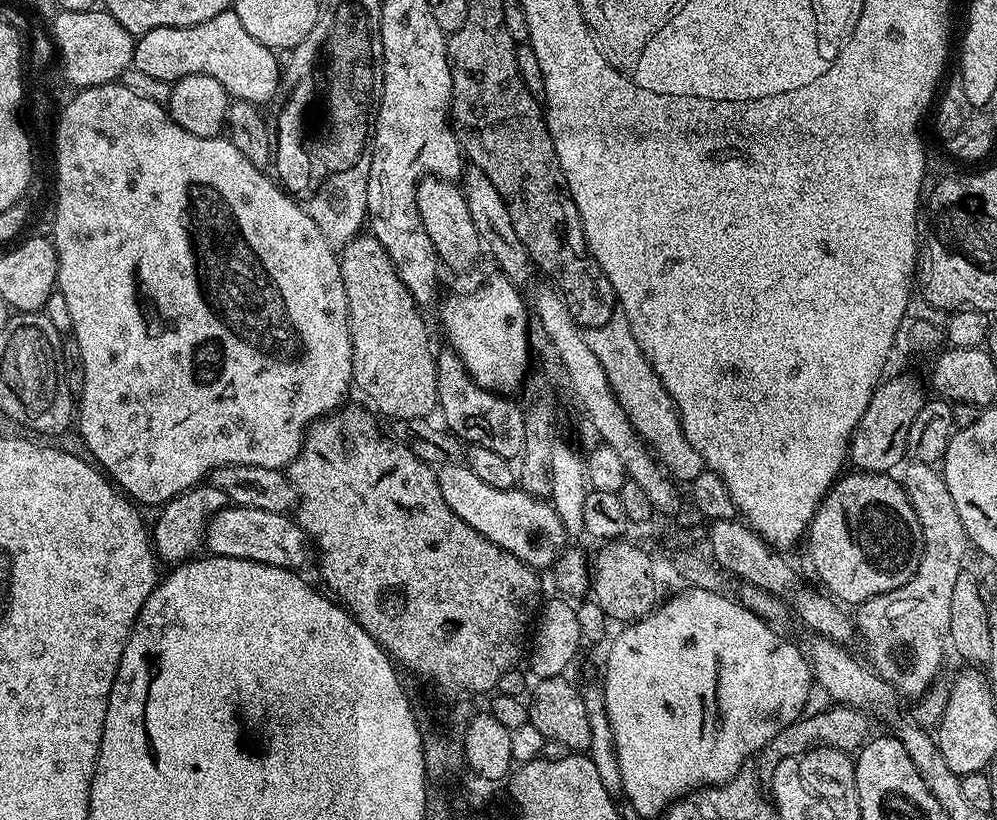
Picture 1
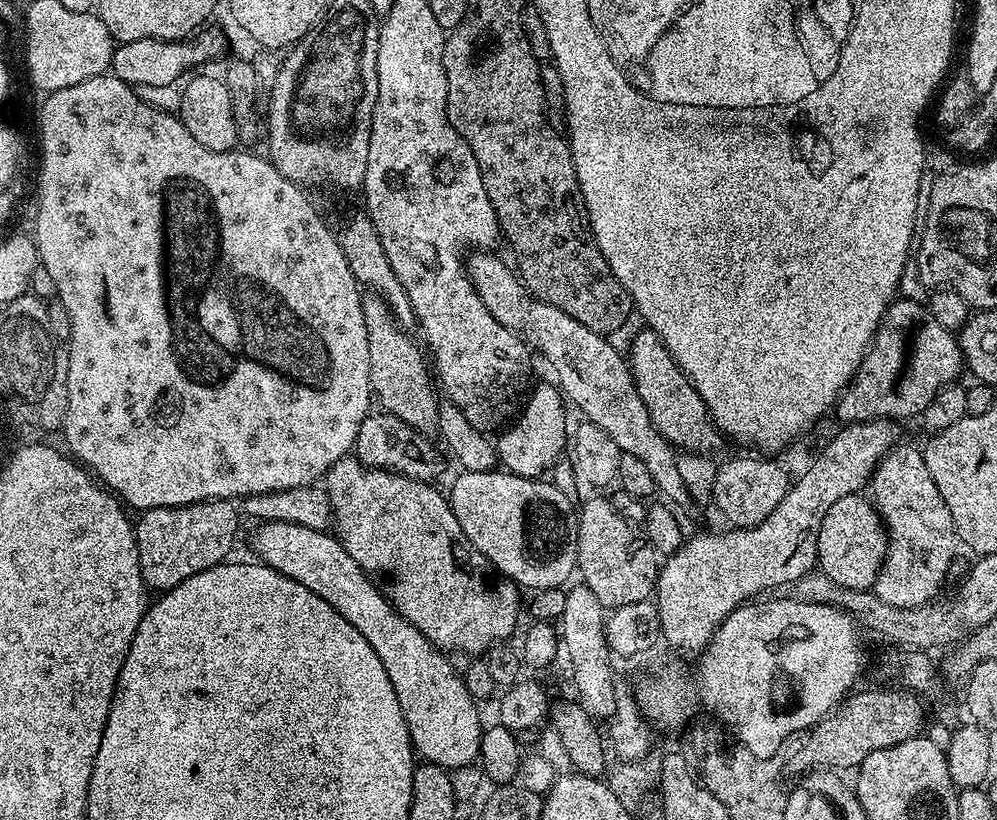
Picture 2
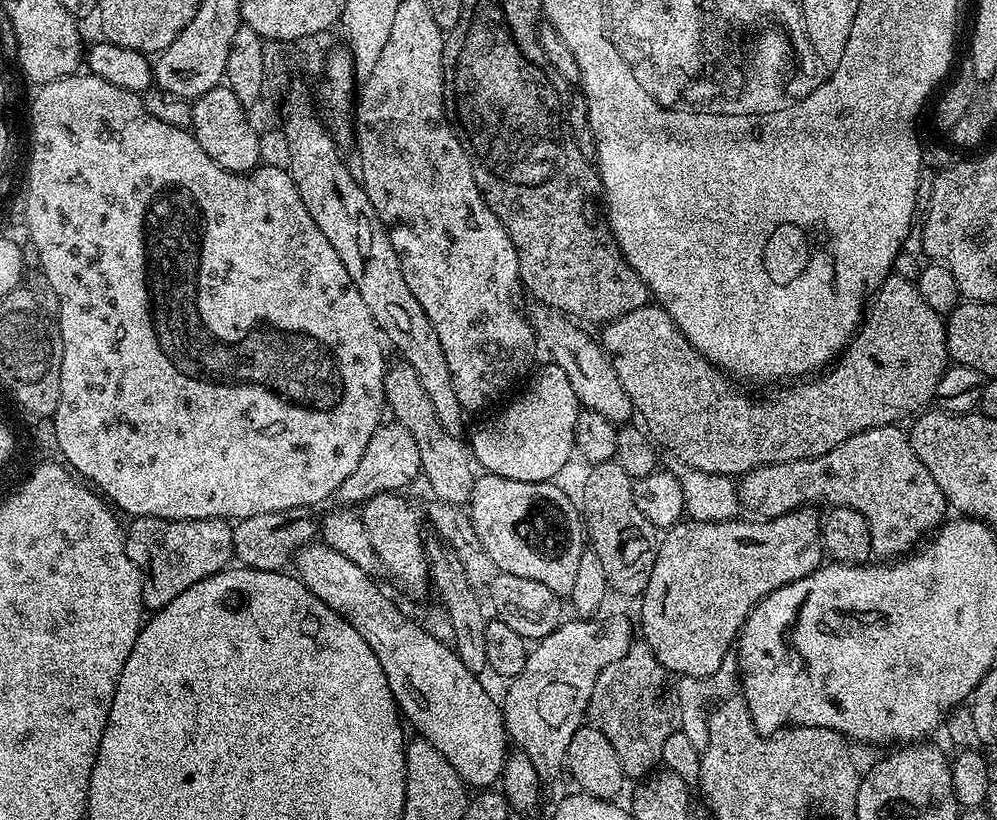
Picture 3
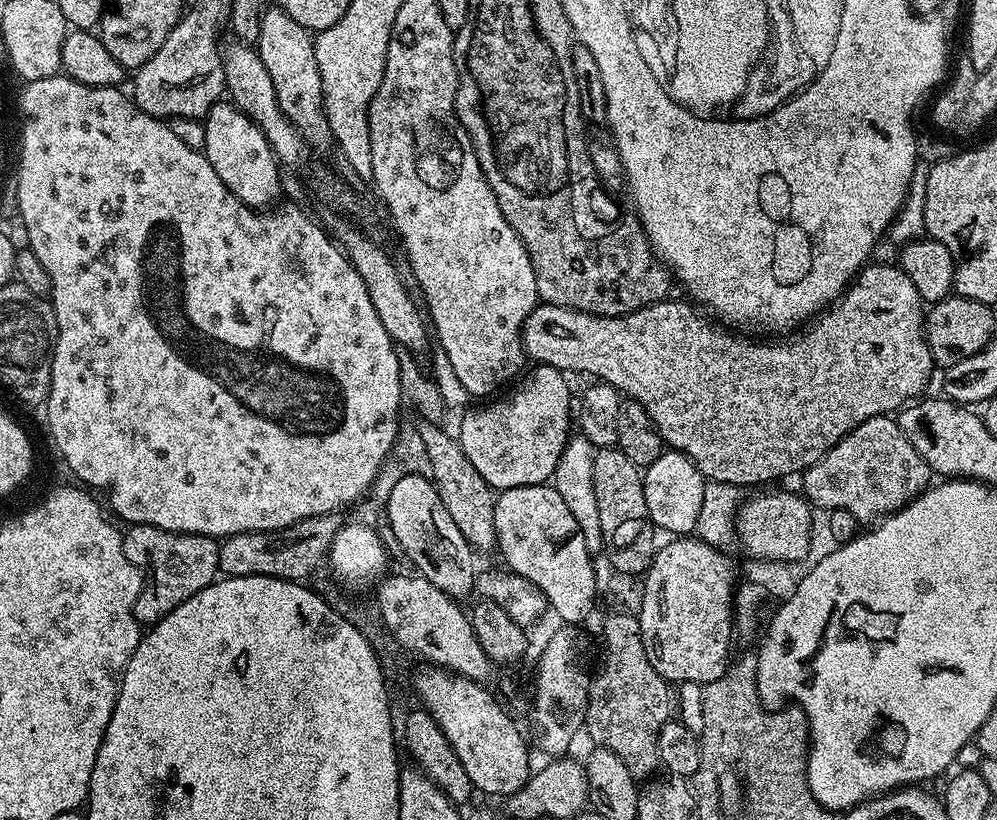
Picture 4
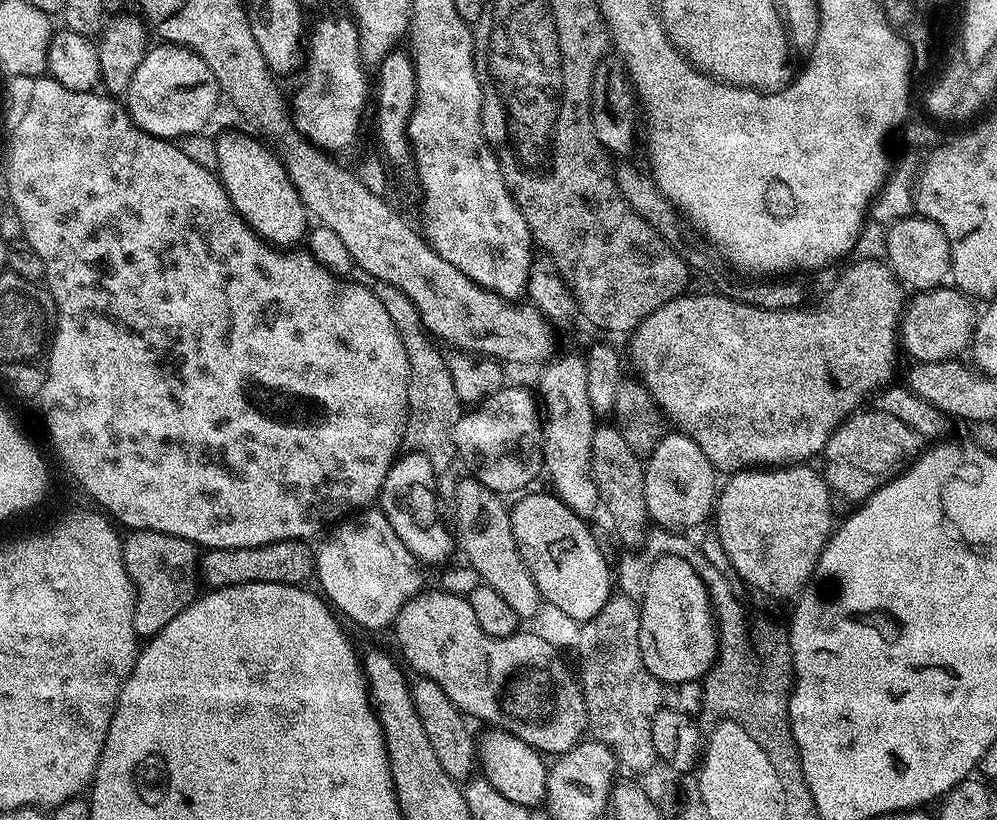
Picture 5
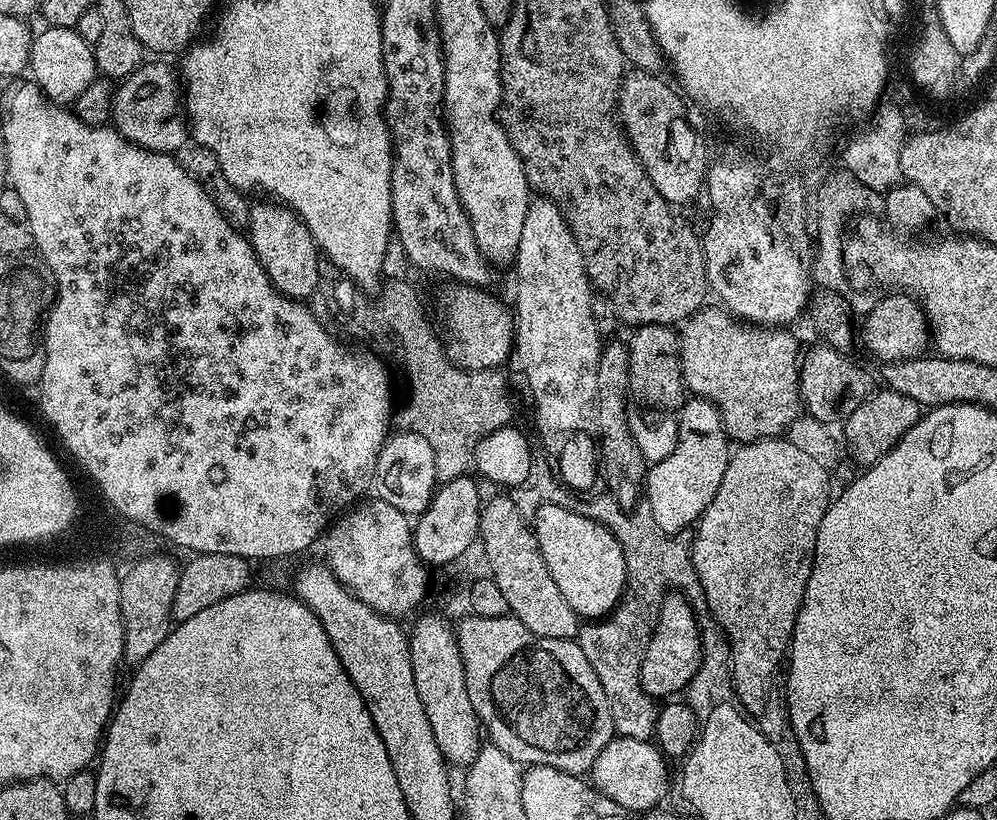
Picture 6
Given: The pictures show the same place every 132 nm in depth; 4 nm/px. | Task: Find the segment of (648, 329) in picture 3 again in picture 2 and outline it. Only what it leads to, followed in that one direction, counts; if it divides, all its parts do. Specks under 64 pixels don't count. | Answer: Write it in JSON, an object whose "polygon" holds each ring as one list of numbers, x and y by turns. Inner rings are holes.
{"polygon":[[893,299,876,332,872,336,872,343,868,351,864,353,862,362,858,366,852,383,840,393,840,399,834,405,834,416,840,419,841,425,857,424,867,420,890,420,903,421,903,416,919,417,930,406,930,402,949,384,957,383,961,379,960,371,965,371,964,356,960,352,959,339,946,330,946,326,934,322,934,314,928,312,923,303,916,300],[651,330,637,331,626,359,632,370,638,398,642,398,642,406,646,406,650,422,654,422,658,434,668,439,669,444,677,450,715,453,715,448,722,441,722,433,708,415,708,408,702,402,698,390,688,380,688,375,676,365,670,350,666,350,662,338,658,338,658,334]]}

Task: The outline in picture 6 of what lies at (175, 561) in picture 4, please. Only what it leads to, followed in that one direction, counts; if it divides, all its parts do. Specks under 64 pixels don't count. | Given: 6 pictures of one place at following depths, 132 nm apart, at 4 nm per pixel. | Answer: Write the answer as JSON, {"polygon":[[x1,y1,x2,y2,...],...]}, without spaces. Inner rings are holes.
{"polygon":[[157,554,142,557,123,573,120,581,120,609,124,623,123,663,135,666,150,658,174,627,172,607,180,581,180,568,170,557]]}

